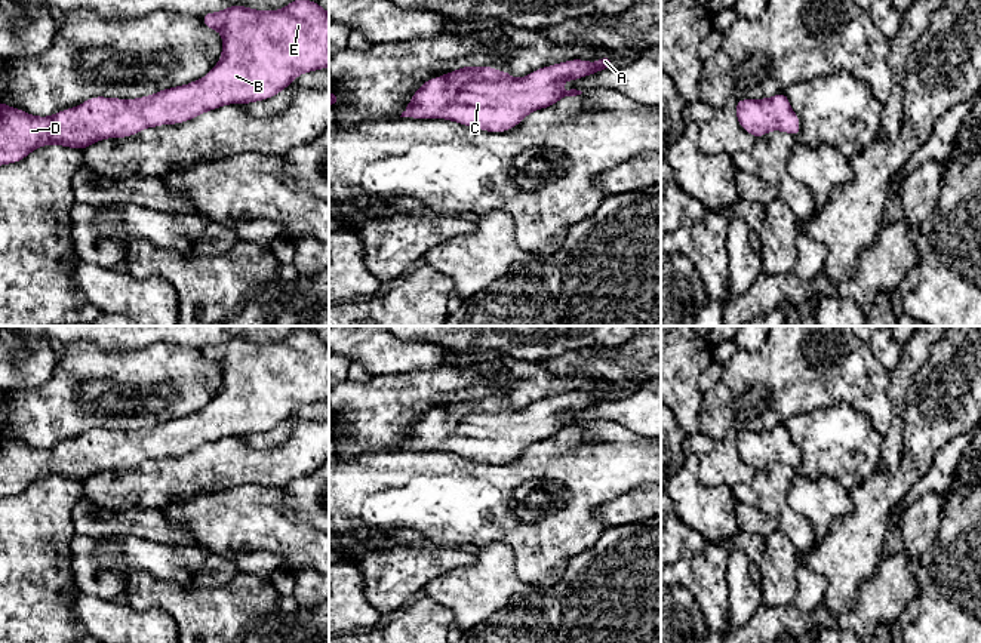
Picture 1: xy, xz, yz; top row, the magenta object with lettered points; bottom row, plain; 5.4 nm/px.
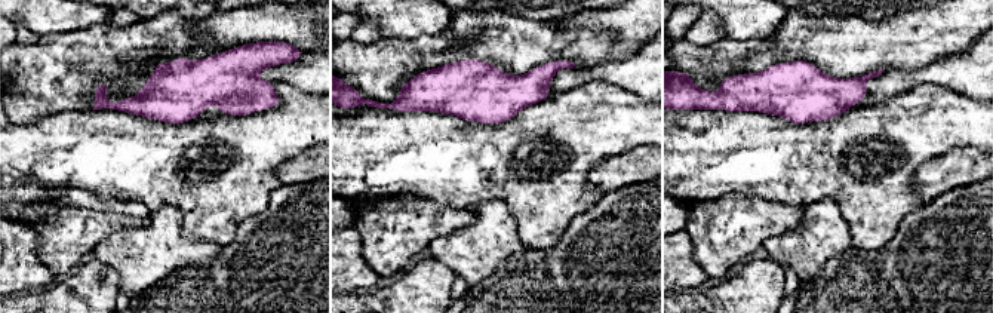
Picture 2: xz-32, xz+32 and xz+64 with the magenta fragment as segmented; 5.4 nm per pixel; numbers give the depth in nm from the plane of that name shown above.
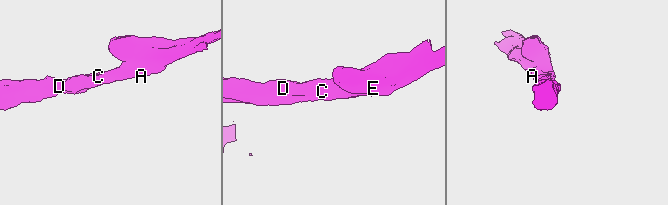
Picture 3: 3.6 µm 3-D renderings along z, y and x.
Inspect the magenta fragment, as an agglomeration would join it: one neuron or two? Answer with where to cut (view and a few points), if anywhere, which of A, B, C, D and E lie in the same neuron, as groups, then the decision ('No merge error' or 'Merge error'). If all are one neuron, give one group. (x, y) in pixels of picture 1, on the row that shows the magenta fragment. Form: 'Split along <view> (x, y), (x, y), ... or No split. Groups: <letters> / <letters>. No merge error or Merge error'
No split. Groups: A B C D E. No merge error

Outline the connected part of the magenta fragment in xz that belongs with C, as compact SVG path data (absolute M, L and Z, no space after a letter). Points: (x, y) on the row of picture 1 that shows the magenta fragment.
M602 56L597 62L571 59L538 68L523 79L493 67L465 65L428 79L400 117L445 119L486 132L507 132L528 114L582 93L576 89L565 92L563 81L587 77L612 64L612 56Z

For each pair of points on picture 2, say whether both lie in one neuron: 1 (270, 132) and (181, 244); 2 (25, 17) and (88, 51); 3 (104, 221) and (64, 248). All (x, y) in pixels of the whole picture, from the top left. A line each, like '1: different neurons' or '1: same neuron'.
1: different neurons
2: different neurons
3: same neuron

